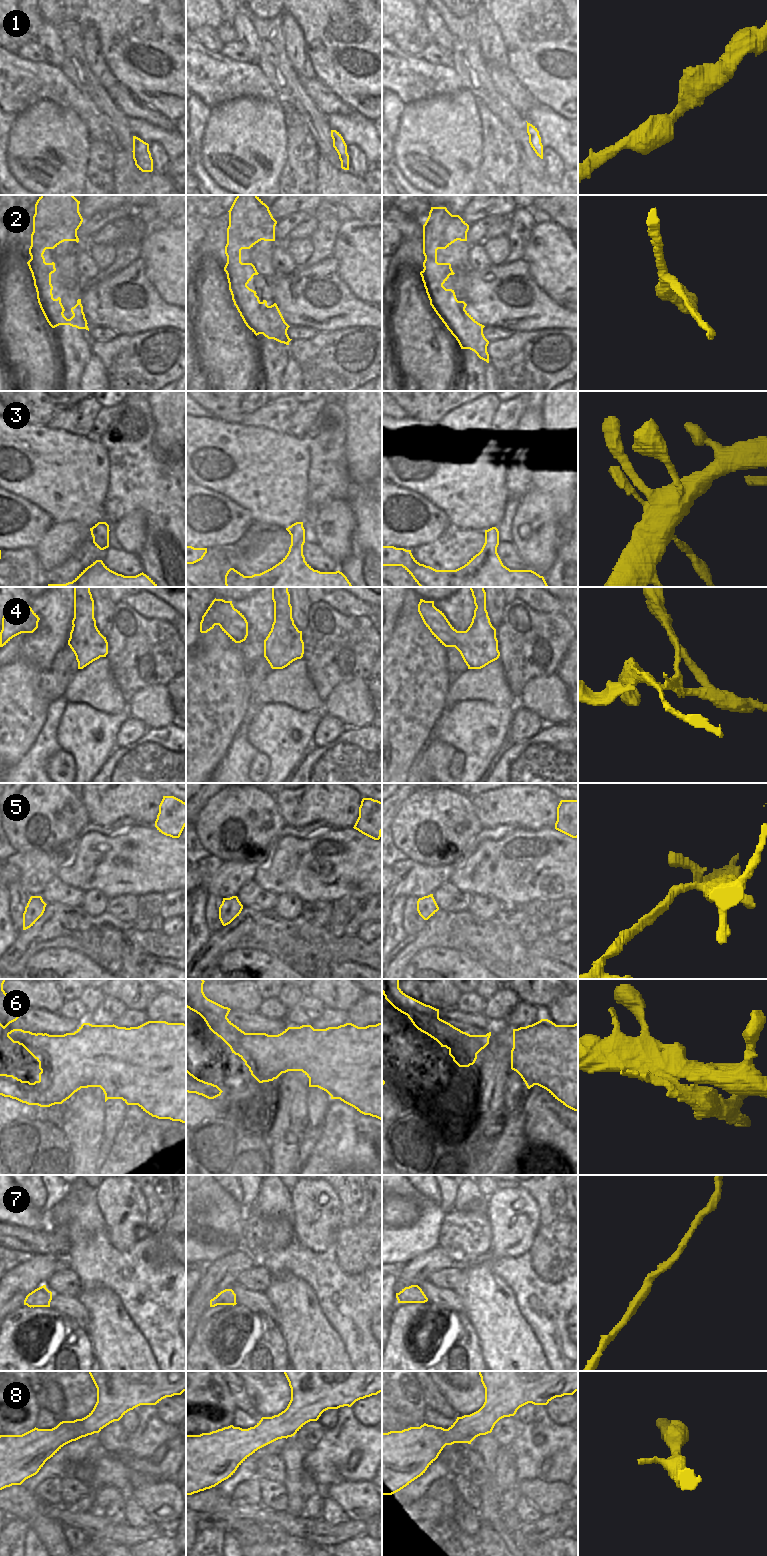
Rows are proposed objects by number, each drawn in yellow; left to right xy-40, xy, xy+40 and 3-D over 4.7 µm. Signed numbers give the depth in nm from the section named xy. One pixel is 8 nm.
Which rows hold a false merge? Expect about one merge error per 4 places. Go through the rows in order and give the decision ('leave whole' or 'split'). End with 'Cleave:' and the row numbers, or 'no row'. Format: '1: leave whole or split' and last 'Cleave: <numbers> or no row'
1: leave whole
2: leave whole
3: leave whole
4: split
5: split
6: split
7: leave whole
8: leave whole
Cleave: 4, 5, 6

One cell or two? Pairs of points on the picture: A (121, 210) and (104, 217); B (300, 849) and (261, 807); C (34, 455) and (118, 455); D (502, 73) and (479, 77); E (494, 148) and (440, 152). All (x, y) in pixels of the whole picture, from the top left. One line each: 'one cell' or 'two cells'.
A: one cell
B: two cells
C: two cells
D: two cells
E: two cells

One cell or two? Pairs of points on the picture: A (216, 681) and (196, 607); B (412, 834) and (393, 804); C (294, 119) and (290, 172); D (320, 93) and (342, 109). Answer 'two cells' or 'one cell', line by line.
A: two cells
B: two cells
C: one cell
D: one cell

